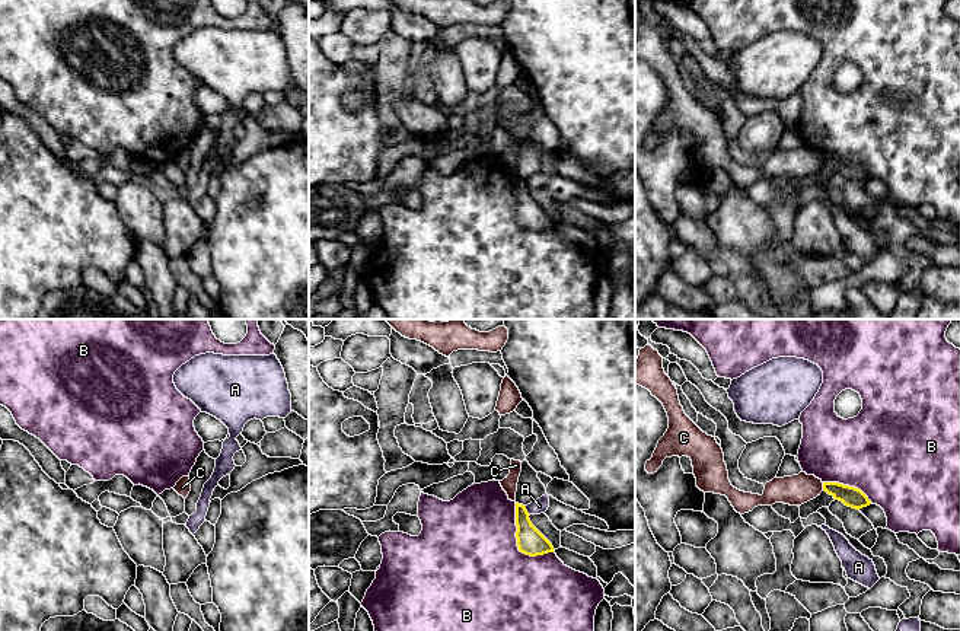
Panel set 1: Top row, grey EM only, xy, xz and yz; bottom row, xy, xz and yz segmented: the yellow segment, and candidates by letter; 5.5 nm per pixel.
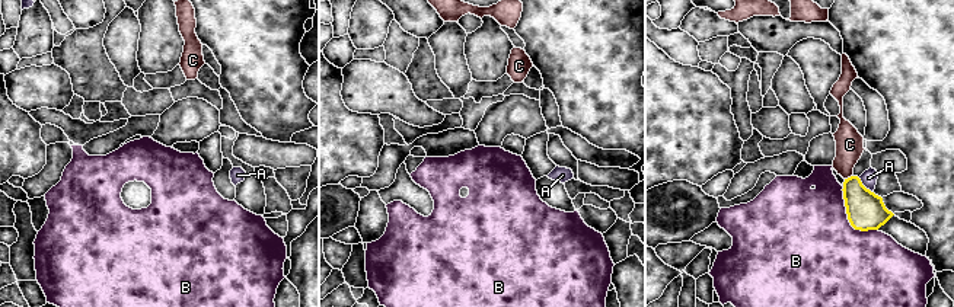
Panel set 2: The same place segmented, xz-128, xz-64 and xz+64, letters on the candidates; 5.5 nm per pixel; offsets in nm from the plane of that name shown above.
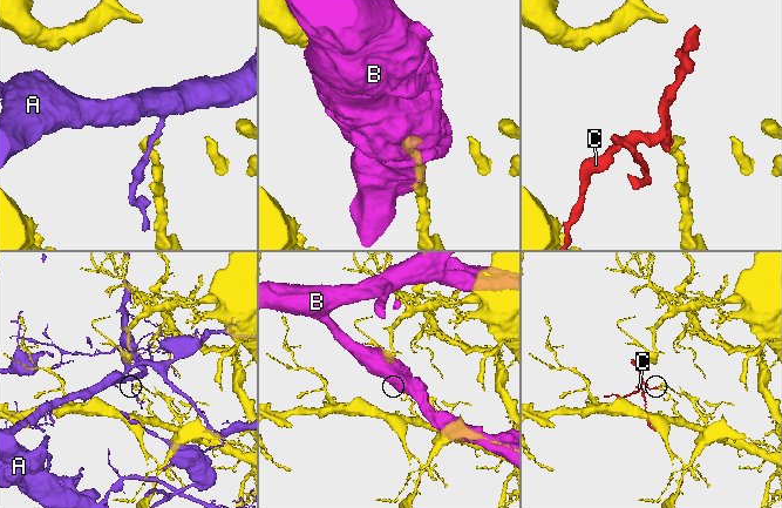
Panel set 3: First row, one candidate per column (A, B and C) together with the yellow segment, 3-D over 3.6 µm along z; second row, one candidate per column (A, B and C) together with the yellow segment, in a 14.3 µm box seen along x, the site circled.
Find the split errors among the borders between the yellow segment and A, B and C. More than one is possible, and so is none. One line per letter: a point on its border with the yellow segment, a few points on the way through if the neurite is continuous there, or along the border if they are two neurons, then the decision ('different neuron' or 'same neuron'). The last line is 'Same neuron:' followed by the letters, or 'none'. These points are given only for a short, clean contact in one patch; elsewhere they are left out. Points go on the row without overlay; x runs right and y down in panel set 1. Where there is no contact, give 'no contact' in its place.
A: meets yellow in xz at (526, 184); different neuron
B: meets yellow in xz at (517, 217); different neuron
C: meets yellow in yz at (823, 161); border along yz (822, 156), (823, 163); different neuron
Same neuron: none

